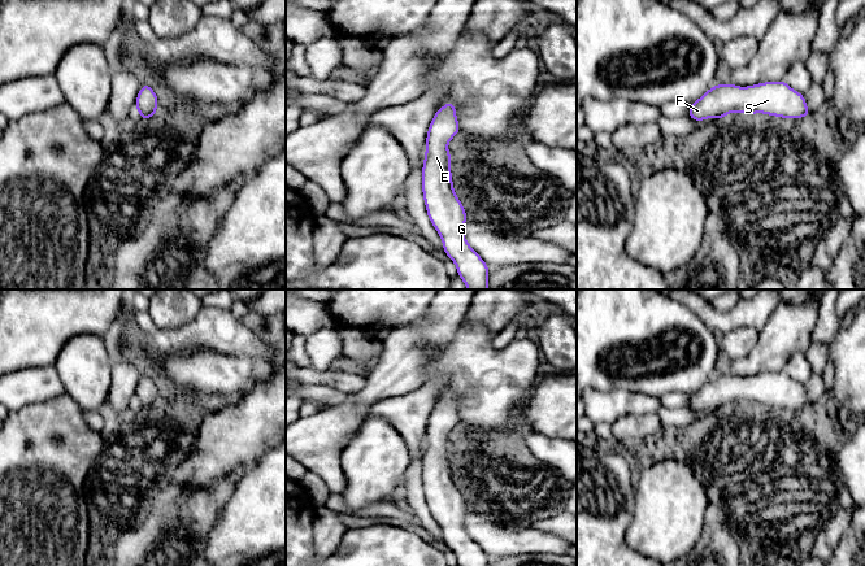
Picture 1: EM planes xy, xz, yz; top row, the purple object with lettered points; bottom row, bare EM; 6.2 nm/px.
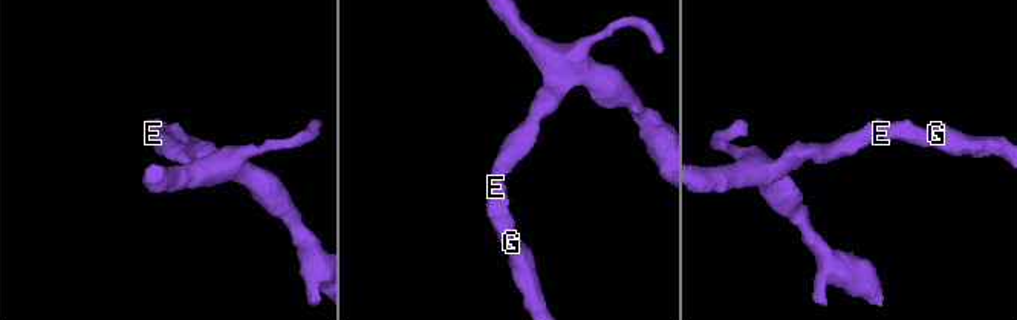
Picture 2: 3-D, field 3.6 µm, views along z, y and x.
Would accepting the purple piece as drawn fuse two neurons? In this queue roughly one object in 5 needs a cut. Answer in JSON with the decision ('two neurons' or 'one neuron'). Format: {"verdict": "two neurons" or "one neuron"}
{"verdict": "one neuron"}

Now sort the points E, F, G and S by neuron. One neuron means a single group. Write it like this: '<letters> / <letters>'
E F G S

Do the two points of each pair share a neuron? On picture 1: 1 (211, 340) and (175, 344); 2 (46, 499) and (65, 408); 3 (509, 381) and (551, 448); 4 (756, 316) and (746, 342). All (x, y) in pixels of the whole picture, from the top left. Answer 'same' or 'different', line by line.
1: same
2: same
3: same
4: different

